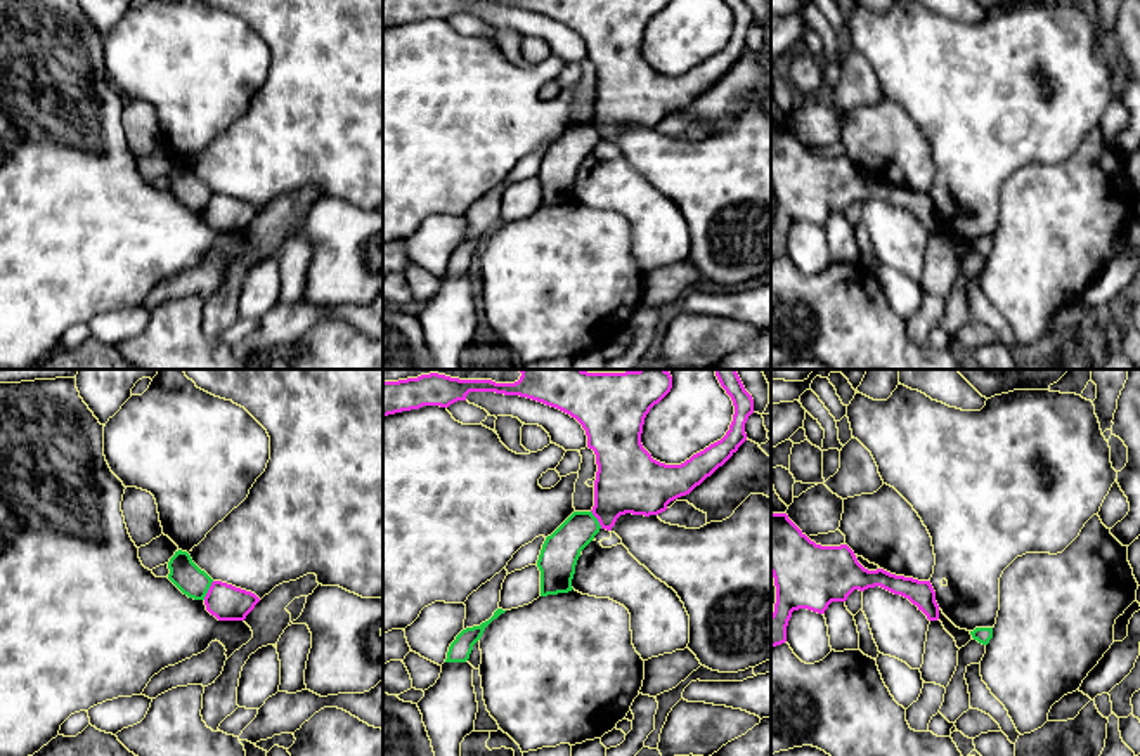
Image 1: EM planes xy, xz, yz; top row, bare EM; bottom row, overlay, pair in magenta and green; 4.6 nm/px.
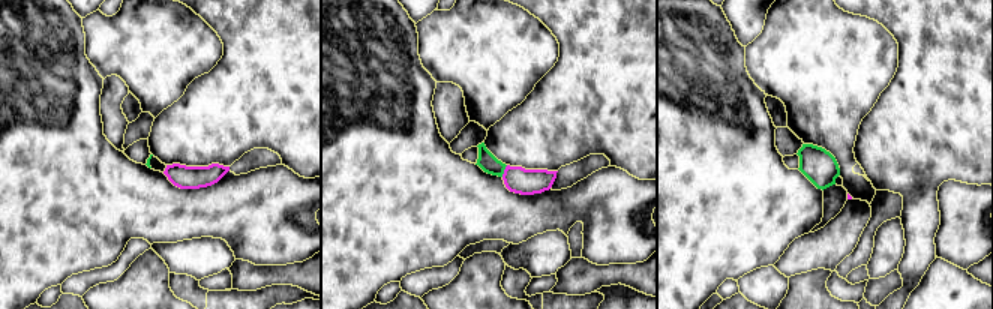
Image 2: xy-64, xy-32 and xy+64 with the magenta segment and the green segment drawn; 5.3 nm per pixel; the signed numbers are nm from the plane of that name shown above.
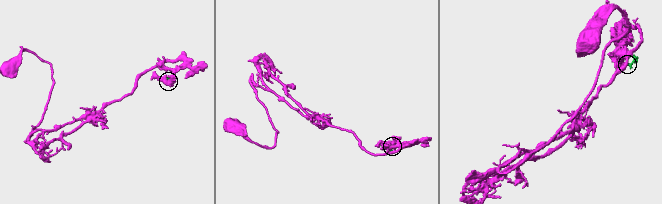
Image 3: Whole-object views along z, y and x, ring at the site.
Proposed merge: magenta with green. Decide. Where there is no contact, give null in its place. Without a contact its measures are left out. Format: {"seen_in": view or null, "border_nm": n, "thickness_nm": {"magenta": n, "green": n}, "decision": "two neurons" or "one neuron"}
{"seen_in": "xy", "border_nm": 100, "thickness_nm": {"magenta": 170, "green": 140}, "decision": "two neurons"}

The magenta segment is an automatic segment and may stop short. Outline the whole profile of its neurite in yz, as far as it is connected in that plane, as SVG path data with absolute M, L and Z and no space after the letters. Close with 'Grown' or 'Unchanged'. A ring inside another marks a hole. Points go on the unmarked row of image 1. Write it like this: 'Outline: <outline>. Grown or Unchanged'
Outline: M771 125L771 186L776 198L771 258L787 253L793 222L825 225L832 213L845 213L854 201L875 198L908 210L929 232L939 231L930 192L896 187L884 180L868 182L847 156L816 156L787 125Z. Unchanged

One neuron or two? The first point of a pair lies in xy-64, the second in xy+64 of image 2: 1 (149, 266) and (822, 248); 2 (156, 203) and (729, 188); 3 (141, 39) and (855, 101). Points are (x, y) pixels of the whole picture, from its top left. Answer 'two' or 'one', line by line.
1: two
2: one
3: one

